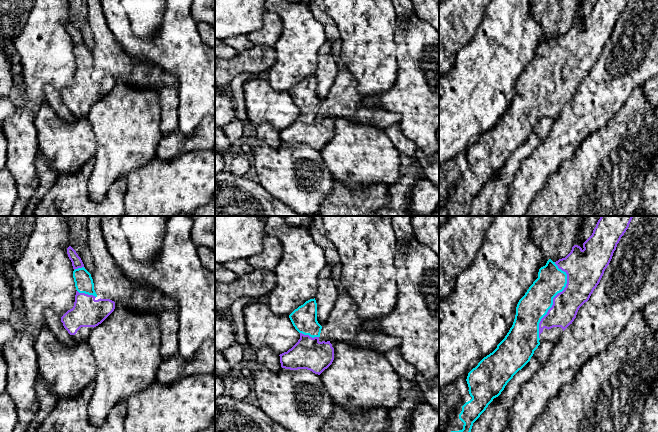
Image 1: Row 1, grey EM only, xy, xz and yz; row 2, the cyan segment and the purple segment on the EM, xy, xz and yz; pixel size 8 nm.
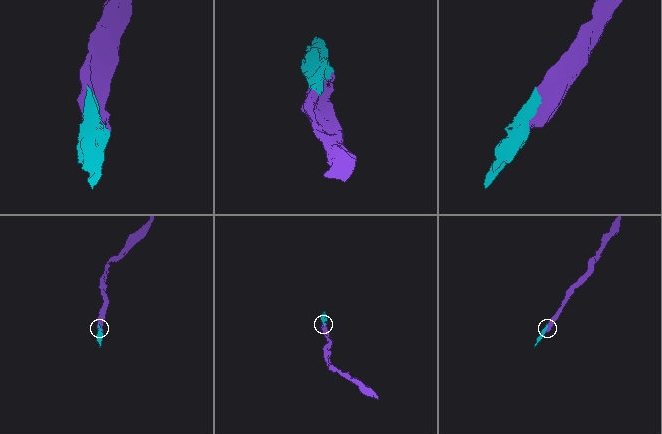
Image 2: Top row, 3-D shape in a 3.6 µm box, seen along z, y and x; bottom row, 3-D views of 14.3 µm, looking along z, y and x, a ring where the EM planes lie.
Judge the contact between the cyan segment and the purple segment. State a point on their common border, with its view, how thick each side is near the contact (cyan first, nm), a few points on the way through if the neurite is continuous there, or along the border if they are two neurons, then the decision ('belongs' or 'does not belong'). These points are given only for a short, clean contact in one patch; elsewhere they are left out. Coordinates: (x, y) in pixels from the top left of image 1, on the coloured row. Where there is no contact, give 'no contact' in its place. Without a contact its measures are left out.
contact yz (552, 299); calibres 240 and 220 nm; belongs

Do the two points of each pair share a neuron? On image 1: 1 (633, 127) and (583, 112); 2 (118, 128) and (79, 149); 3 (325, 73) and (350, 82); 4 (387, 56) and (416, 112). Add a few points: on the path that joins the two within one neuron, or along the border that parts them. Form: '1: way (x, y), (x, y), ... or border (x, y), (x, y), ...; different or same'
1: border (625, 102), (603, 126), (591, 134); different
2: border (87, 118), (96, 145), (94, 157); different
3: border (339, 70), (329, 93), (324, 98); different
4: border (397, 58), (396, 82), (382, 93); different

